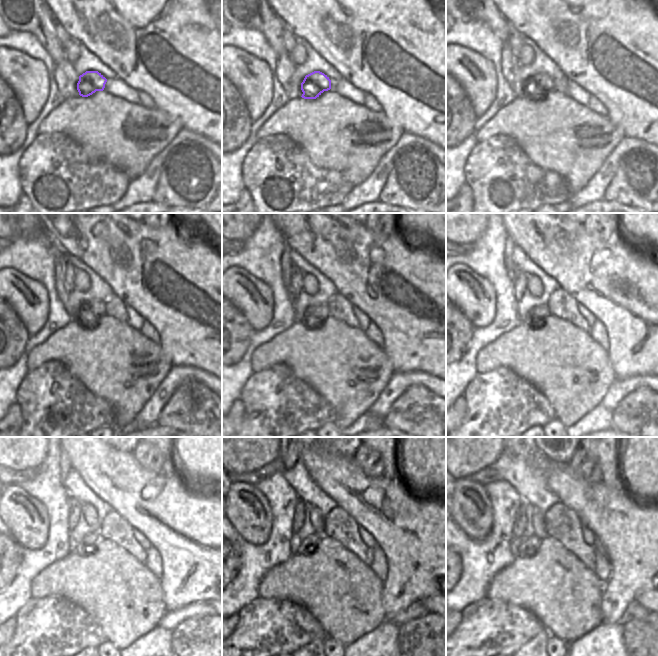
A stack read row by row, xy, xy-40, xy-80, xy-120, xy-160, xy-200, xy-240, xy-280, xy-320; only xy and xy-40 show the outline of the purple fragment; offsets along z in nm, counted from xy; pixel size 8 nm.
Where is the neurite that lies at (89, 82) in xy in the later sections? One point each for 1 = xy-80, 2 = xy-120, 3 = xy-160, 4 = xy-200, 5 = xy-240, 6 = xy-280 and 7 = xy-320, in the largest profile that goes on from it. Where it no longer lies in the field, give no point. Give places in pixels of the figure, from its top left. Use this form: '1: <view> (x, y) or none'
1: xy-80 (537, 86)
2: xy-120 (91, 311)
3: xy-160 (314, 315)
4: xy-200 (535, 320)
5: xy-240 (86, 546)
6: xy-280 (307, 546)
7: xy-320 (528, 547)

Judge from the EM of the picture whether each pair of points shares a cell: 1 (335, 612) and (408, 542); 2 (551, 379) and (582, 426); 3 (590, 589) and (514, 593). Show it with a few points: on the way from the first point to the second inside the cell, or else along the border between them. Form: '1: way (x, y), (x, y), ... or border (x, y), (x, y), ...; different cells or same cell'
1: border (383, 581), (382, 605); different cells
2: border (597, 405), (569, 426); different cells
3: way (571, 595), (564, 595), (562, 593), (533, 593); same cell

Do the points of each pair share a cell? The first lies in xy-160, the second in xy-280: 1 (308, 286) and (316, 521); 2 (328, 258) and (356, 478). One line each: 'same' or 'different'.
1: same
2: same

